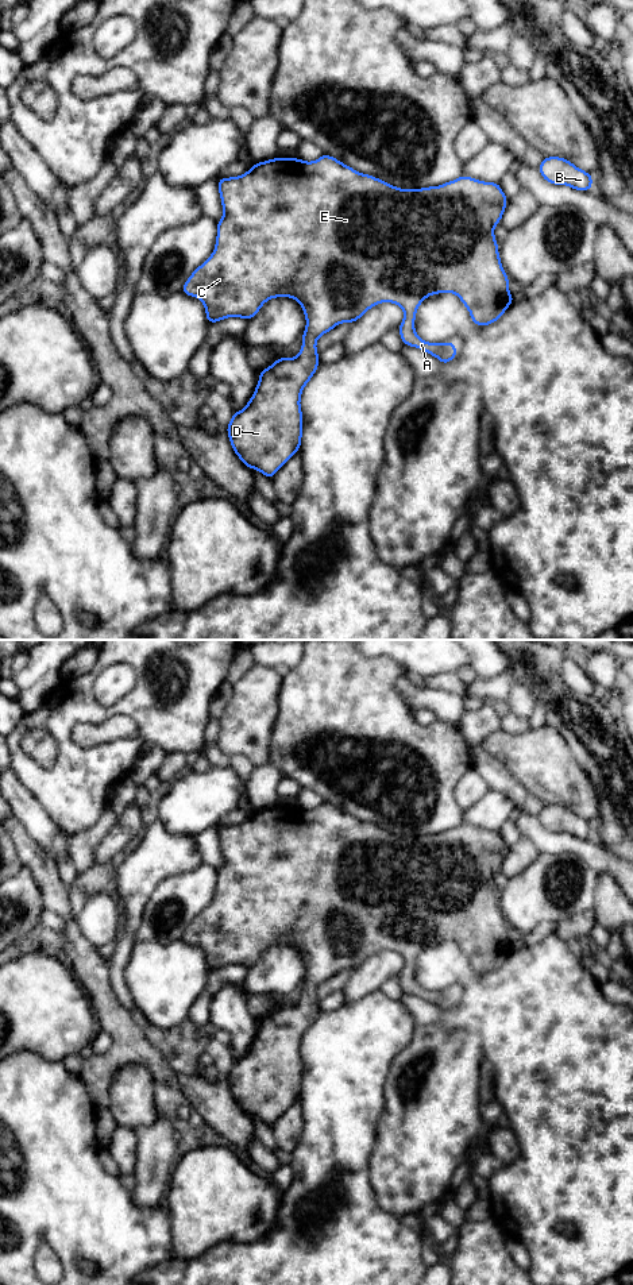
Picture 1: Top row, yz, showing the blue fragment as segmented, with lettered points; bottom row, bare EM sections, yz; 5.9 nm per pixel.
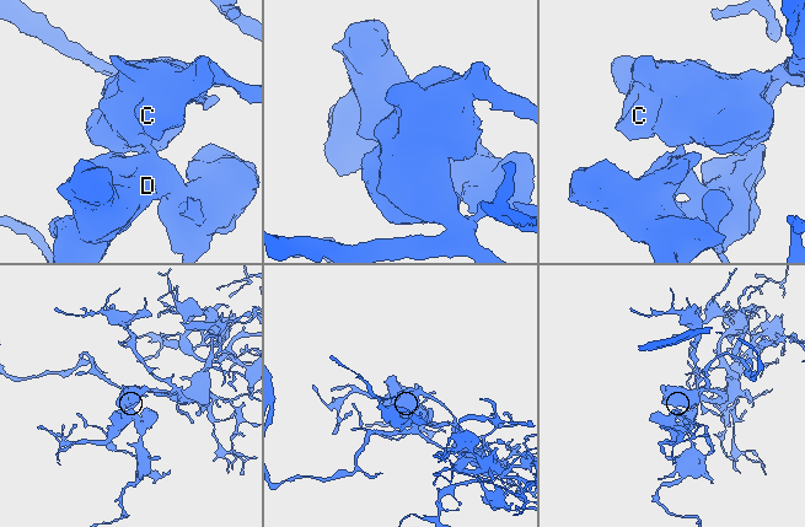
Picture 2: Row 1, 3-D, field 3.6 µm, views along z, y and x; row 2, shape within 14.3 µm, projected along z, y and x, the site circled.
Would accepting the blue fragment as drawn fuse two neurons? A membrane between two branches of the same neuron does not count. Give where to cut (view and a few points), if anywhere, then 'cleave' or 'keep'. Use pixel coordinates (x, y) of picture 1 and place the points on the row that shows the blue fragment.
no cut; keep

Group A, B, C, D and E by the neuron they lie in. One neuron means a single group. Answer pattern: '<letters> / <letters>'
A B C D E

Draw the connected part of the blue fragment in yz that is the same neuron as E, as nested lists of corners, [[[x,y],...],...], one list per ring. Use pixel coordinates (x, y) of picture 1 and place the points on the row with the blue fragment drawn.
[[[323,154],[313,162],[297,157],[258,162],[239,177],[217,178],[217,184],[224,213],[217,221],[215,250],[190,274],[181,292],[201,300],[209,324],[228,317],[248,321],[266,301],[275,297],[298,301],[306,319],[300,354],[296,358],[279,356],[259,373],[252,397],[240,412],[232,414],[225,429],[240,462],[269,479],[300,451],[304,424],[300,401],[320,364],[316,343],[321,335],[340,323],[355,323],[381,302],[393,302],[404,309],[398,327],[404,346],[420,348],[447,364],[458,356],[456,344],[428,343],[414,329],[416,312],[426,297],[445,292],[456,294],[478,327],[498,321],[514,301],[494,236],[494,227],[501,223],[509,201],[498,182],[464,174],[440,186],[400,189]]]

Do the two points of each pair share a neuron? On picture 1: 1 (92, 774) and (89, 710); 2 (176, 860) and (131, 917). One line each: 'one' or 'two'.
1: one
2: one

